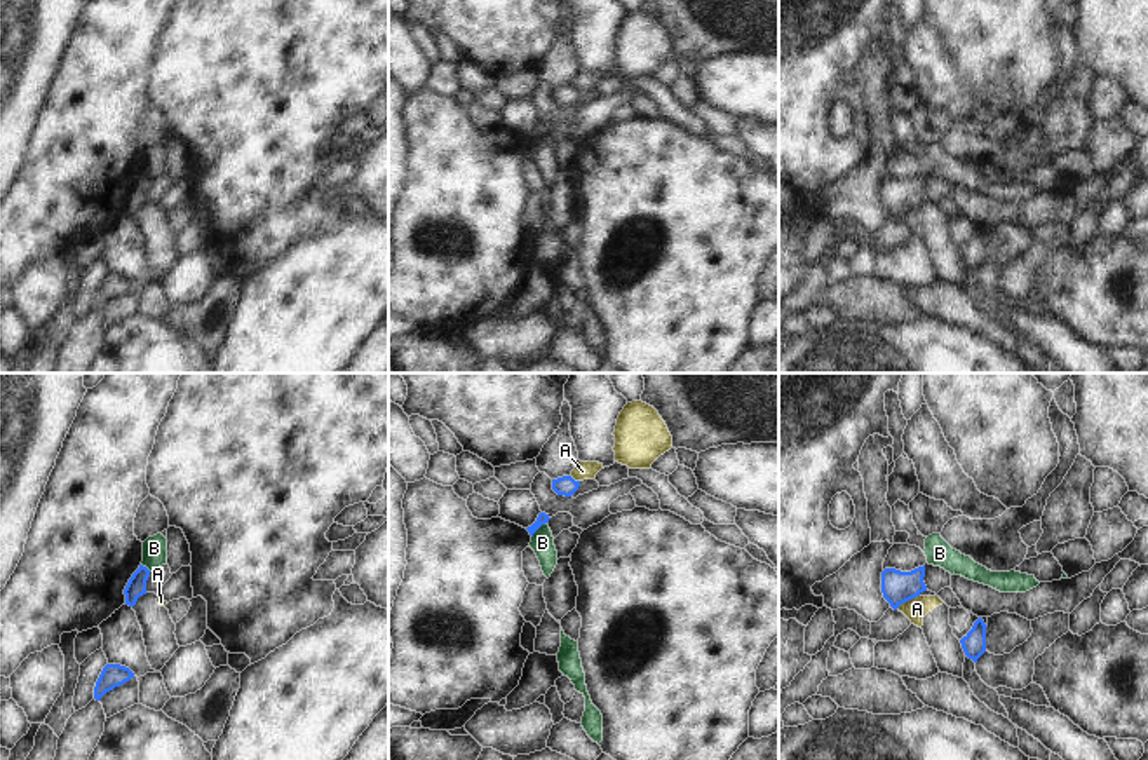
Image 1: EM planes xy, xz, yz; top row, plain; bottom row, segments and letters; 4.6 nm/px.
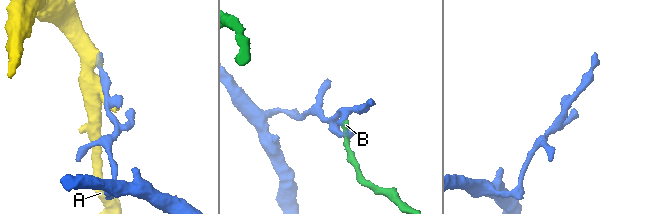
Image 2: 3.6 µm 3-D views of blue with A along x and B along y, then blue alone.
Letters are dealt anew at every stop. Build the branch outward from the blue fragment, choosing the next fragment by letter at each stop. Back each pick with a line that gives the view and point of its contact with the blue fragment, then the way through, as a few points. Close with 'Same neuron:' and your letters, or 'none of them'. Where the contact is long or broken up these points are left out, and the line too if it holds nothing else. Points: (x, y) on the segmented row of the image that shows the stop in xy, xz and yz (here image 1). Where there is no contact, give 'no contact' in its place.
Same neuron: none of them

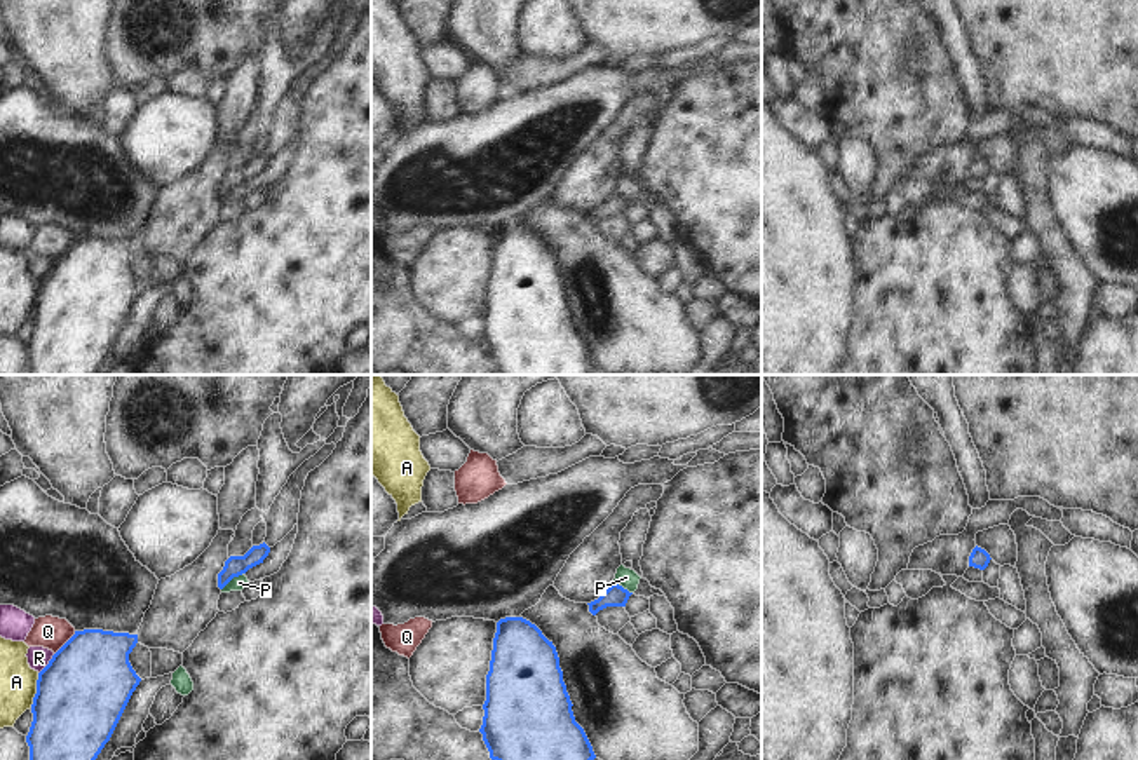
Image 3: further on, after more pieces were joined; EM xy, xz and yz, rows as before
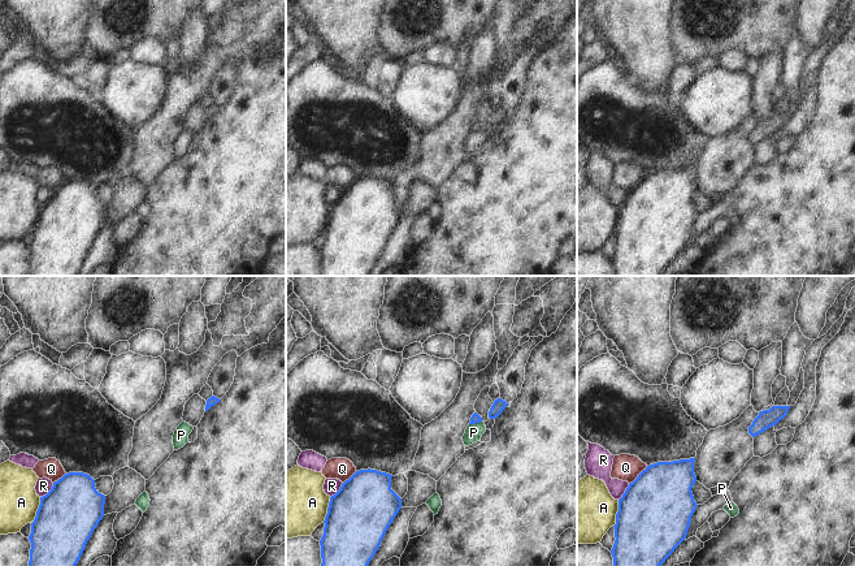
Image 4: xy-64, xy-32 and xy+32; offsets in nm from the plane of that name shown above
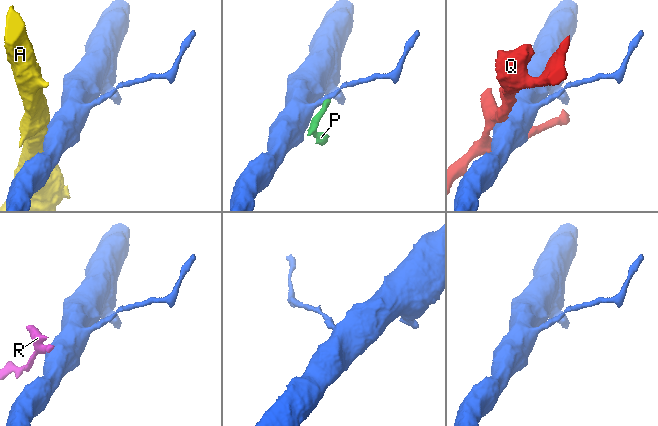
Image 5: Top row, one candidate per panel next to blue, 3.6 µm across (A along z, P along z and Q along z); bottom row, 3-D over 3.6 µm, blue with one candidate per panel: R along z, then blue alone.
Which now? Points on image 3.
Same neuron: none of them

